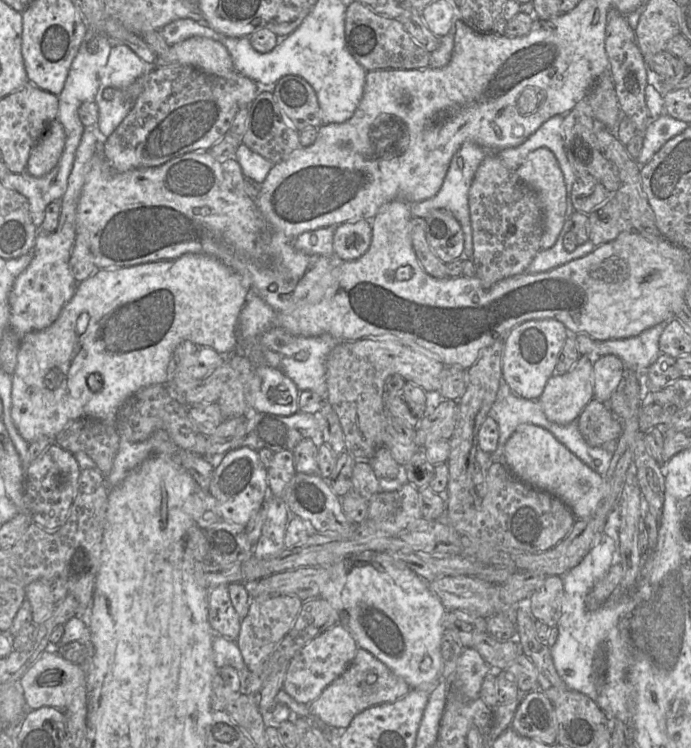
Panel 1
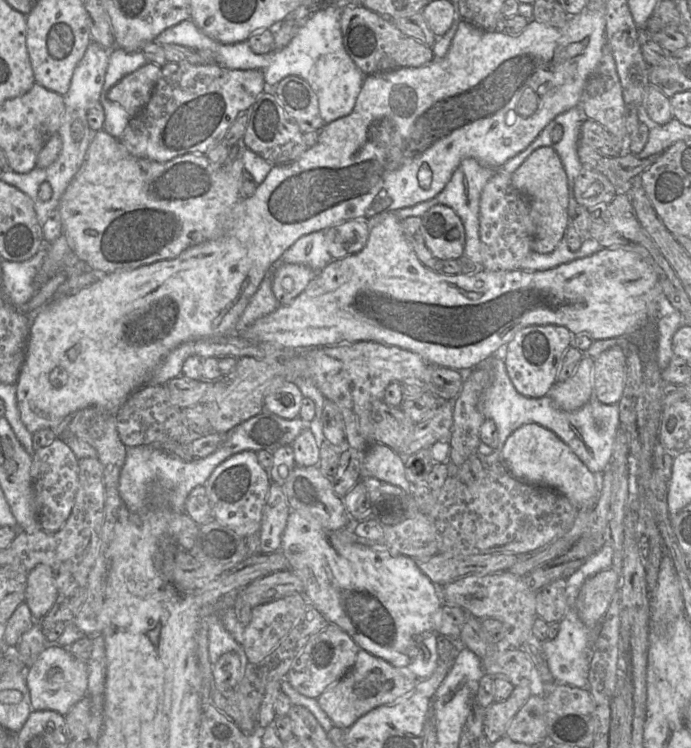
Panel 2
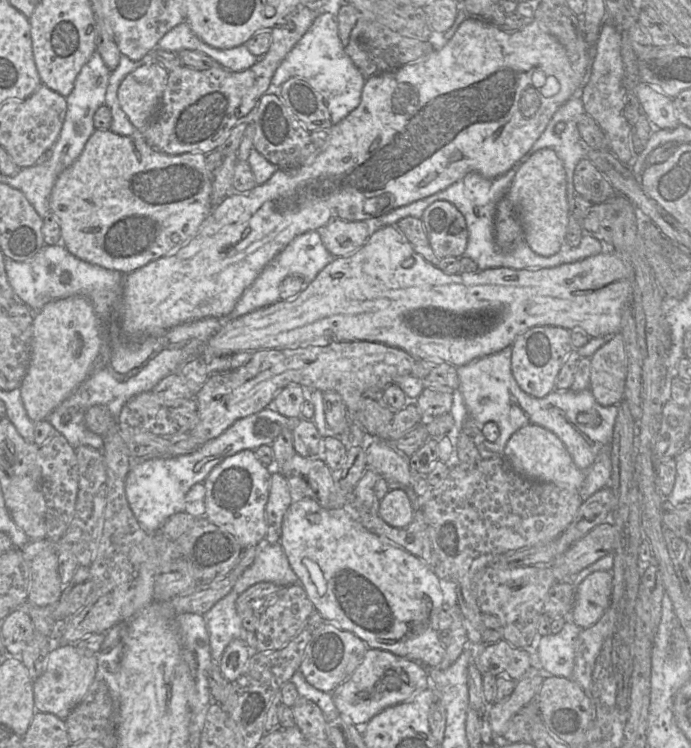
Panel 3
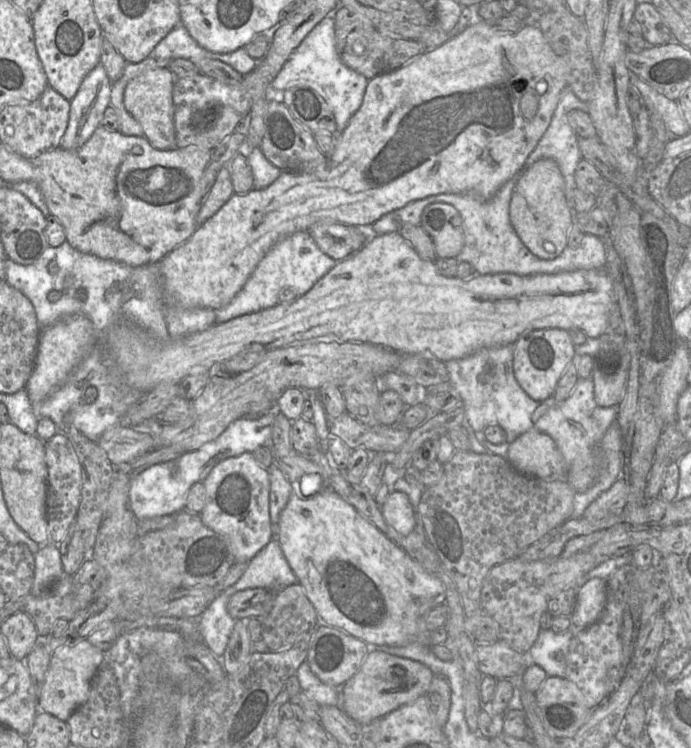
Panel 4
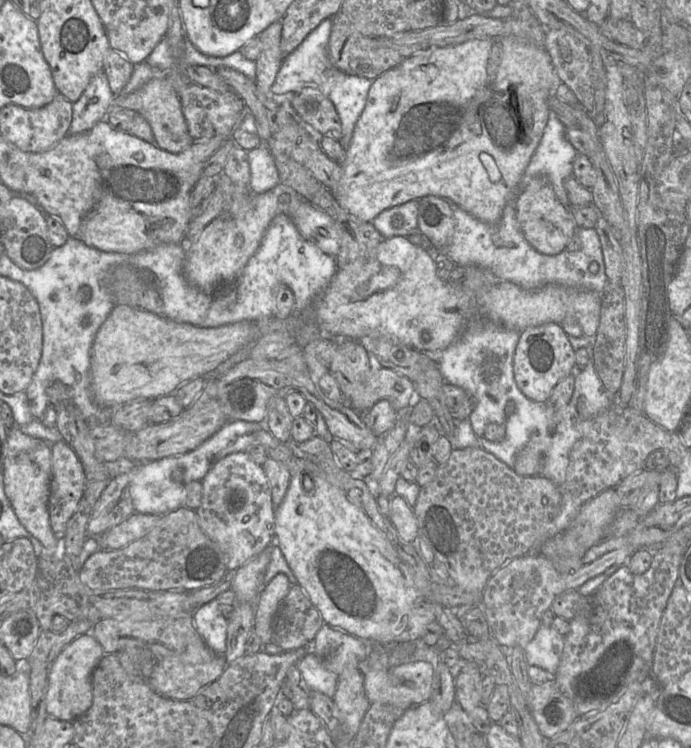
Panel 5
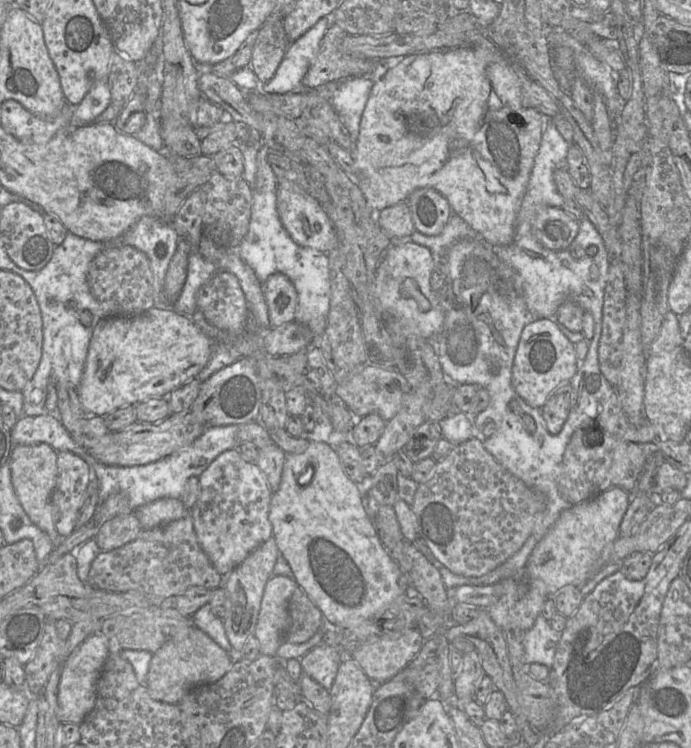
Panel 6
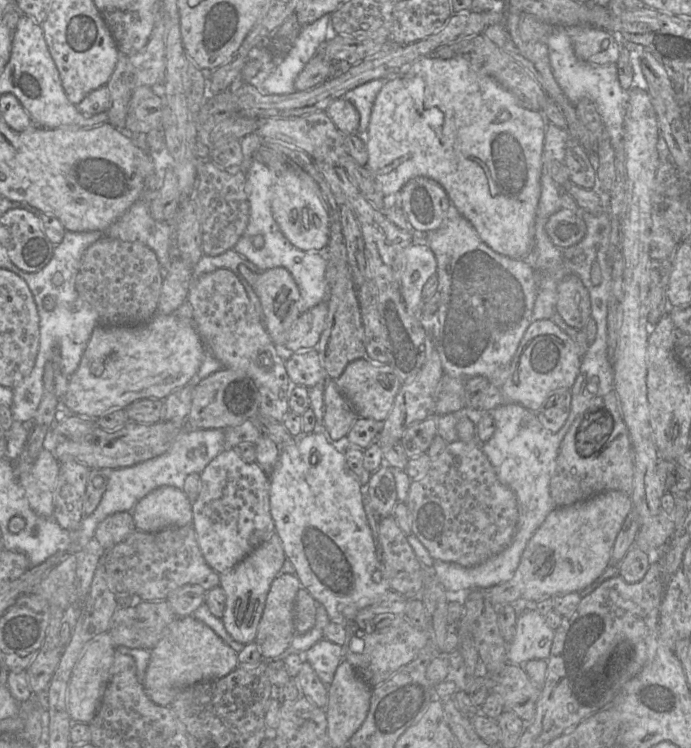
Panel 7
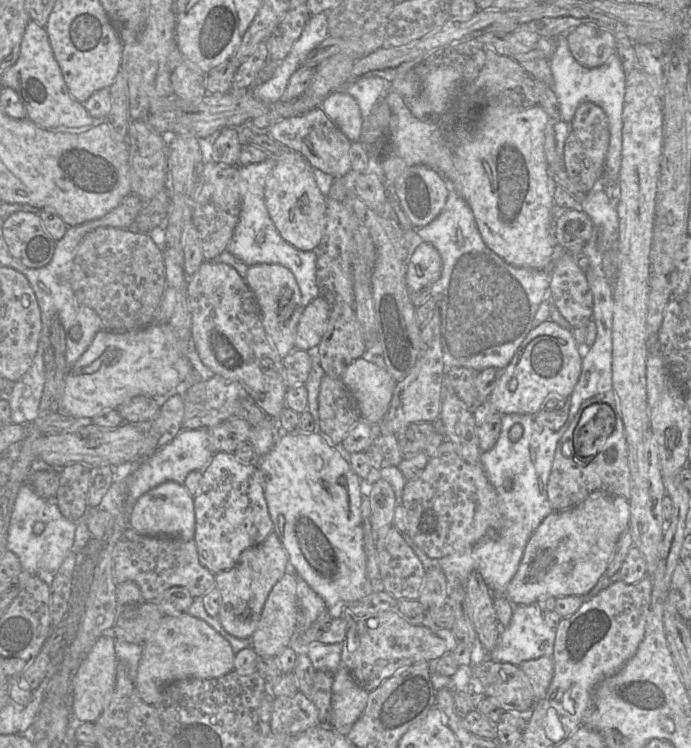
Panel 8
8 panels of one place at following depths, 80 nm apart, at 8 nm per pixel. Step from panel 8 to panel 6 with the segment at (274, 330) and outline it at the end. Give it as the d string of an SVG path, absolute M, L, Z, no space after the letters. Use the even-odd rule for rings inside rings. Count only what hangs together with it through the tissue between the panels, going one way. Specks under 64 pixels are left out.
M274 273L262 284L268 308L270 327L276 328L295 320L298 295L291 280L282 273Z

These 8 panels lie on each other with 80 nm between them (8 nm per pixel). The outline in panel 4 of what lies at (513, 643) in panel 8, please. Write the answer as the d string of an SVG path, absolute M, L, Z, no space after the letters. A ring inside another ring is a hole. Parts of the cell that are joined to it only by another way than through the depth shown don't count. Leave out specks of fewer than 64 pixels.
M573 628L563 633L554 633L551 629L540 630L536 641L526 653L529 661L541 667L547 676L564 678L573 635Z

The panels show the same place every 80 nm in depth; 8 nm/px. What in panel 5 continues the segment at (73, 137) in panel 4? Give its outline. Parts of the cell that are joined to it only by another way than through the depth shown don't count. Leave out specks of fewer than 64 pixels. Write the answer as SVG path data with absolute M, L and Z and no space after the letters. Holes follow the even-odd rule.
M104 72L96 74L85 88L80 98L73 103L72 121L69 128L69 134L79 134L88 131L96 123L104 120L108 114L108 108L110 107L114 96L115 95L110 90L106 74Z

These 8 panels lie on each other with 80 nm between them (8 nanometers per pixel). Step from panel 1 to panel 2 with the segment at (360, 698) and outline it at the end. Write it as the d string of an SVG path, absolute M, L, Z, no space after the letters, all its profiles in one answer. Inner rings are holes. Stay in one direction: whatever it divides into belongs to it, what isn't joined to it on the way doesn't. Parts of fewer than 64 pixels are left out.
M360 649L354 666L318 698L318 704L335 726L349 729L360 717L381 705L397 701L411 693L417 677L405 667L395 667L386 660Z

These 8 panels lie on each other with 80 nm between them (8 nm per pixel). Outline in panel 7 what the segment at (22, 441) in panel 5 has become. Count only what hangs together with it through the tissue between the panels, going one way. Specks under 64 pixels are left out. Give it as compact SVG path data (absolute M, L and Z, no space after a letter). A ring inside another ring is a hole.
M43 448L29 470L17 479L25 490L30 507L38 515L53 516L53 494L59 465L55 455Z

